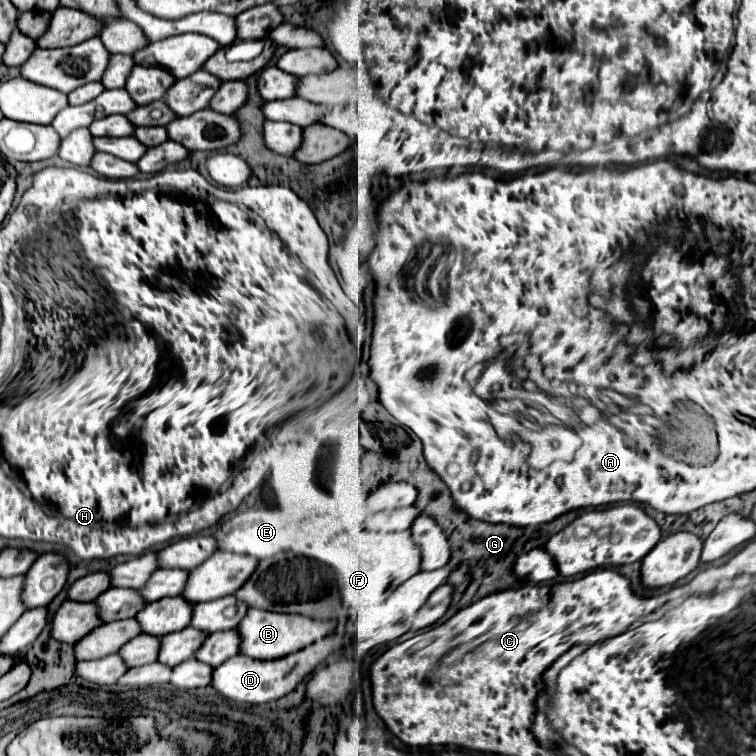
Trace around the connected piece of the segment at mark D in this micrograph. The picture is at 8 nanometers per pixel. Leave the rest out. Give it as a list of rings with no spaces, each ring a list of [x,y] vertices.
[[[326,636],[306,648],[302,648],[300,652],[294,652],[290,656],[284,656],[280,660],[252,660],[248,656],[236,654],[228,660],[224,660],[218,668],[212,670],[212,680],[210,686],[222,694],[228,700],[234,702],[246,702],[246,704],[262,704],[262,702],[270,702],[270,700],[278,700],[282,696],[286,696],[288,692],[292,692],[296,688],[298,682],[302,682],[330,652],[334,652],[336,648],[340,648],[344,644],[344,638],[340,636]]]

